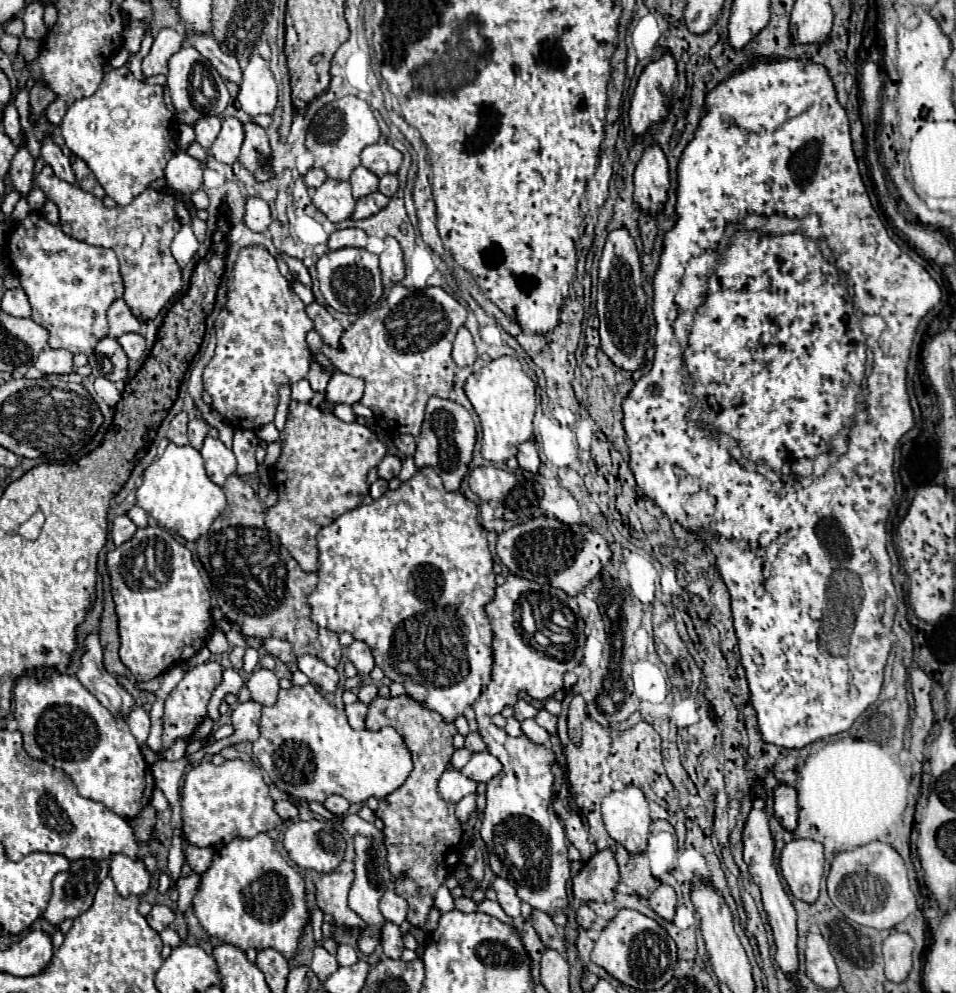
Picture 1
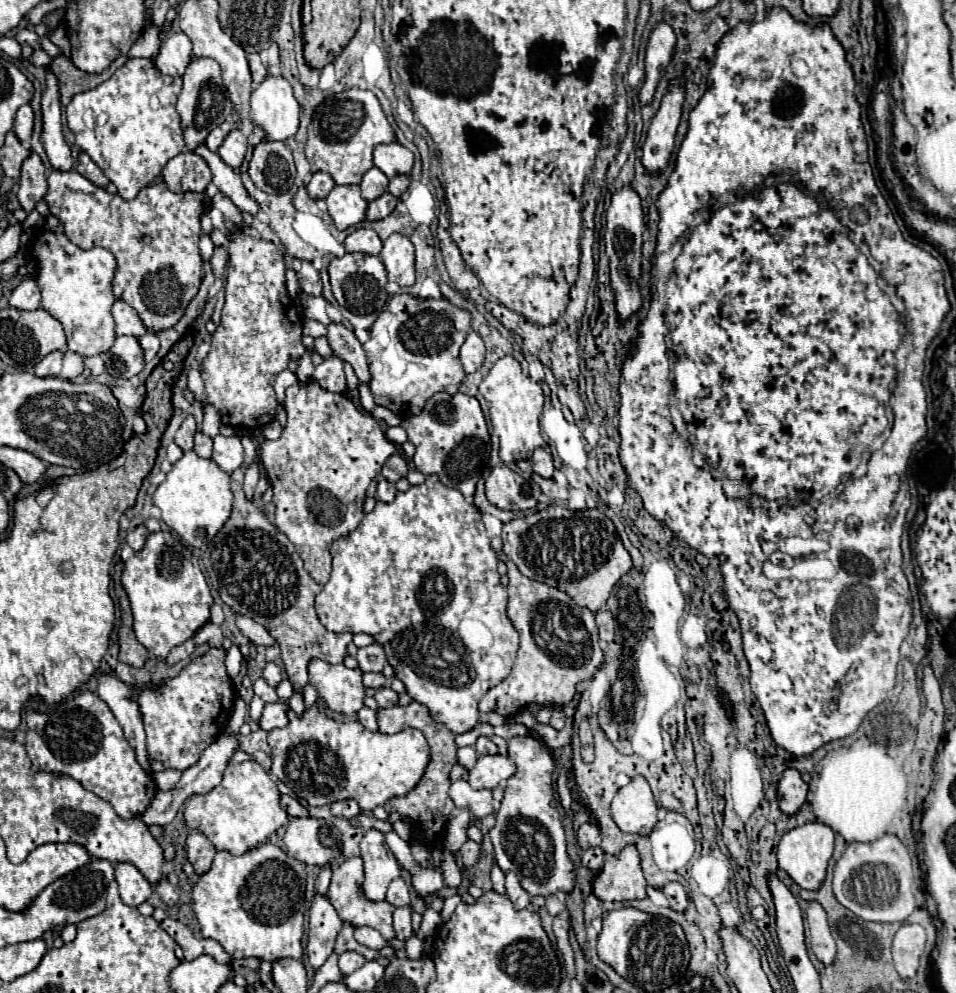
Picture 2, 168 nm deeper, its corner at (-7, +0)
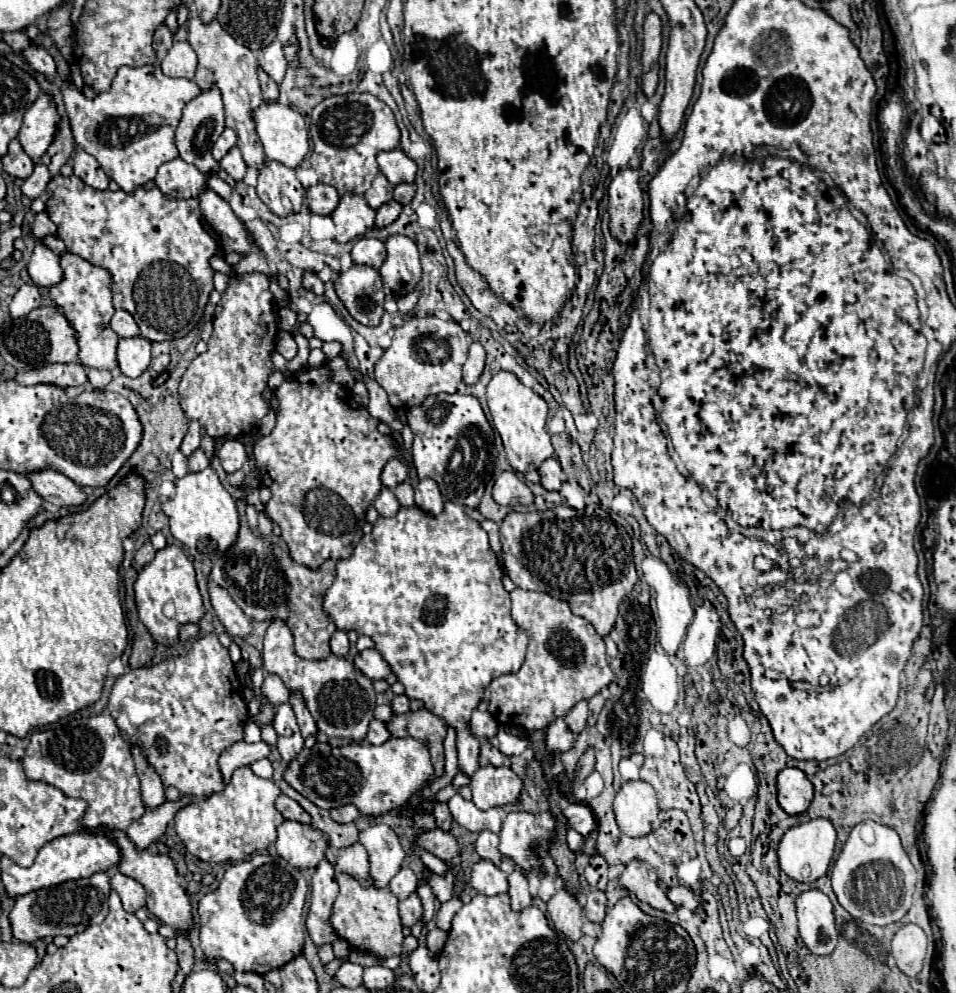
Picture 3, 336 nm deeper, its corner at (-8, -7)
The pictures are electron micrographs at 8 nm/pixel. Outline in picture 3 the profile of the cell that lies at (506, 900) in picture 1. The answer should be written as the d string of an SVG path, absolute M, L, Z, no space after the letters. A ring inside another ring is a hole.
M519 870L509 874L509 898L511 898L511 908L515 912L519 912L521 908L531 904L531 894L529 894L527 878Z

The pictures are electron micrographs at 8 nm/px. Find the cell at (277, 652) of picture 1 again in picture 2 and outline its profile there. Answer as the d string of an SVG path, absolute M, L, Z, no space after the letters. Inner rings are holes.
M234 615L236 617L236 625L240 627L240 631L256 645L264 645L264 647L272 647L276 645L276 639L262 627L258 625L256 621L252 621L250 617L240 617L240 615Z

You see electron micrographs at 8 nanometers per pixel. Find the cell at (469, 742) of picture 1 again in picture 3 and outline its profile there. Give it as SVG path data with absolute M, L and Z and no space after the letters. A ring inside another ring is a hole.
M487 742L487 744L481 746L479 764L481 764L481 766L503 766L503 754Z

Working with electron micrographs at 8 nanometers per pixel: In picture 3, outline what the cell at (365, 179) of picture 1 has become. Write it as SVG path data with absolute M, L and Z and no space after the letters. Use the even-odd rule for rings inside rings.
M379 174L373 180L371 188L363 194L363 198L373 210L377 210L379 206L383 206L385 202L389 202L393 198L393 184L389 184L389 180L383 174Z

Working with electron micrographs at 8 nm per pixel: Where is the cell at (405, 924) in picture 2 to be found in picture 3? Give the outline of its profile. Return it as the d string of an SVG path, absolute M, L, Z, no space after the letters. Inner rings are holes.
M417 892L409 894L405 900L399 902L399 914L401 914L403 926L413 926L421 918L423 906L421 906L421 898Z

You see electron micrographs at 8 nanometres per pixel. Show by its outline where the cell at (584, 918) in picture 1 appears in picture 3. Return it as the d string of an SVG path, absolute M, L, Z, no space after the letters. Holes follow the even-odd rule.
M591 890L587 894L587 902L585 902L585 916L595 922L601 924L601 920L605 918L605 906L607 906L607 898L605 892L601 890Z

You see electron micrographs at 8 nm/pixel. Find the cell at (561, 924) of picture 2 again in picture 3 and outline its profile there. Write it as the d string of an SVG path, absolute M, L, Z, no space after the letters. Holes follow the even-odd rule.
M561 888L547 900L547 912L555 924L555 928L569 940L579 940L583 926L583 906L579 900L567 890Z

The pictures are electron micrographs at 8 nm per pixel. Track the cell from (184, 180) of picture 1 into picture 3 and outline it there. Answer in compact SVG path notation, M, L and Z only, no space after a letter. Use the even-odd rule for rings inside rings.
M181 158L161 164L155 176L155 184L169 198L197 198L205 182L207 176L201 176L193 164L185 164Z

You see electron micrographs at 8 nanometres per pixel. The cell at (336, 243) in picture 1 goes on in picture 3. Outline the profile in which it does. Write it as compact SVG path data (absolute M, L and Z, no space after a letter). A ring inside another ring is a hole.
M361 238L361 240L355 242L351 256L353 256L355 264L363 264L363 266L371 266L371 268L381 268L381 264L387 258L387 252L385 252L385 244L381 240Z

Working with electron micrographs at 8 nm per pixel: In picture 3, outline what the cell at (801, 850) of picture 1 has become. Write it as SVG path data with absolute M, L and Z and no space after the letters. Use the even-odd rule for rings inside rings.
M811 818L803 824L789 828L783 834L783 838L779 842L777 856L779 856L781 870L787 876L791 876L797 882L813 882L827 872L829 862L833 858L833 850L835 850L835 828L833 828L833 824L827 818Z

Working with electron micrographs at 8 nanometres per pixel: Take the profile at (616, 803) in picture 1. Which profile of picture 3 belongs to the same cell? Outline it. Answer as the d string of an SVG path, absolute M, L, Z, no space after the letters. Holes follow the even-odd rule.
M629 780L621 786L613 804L617 824L627 836L647 836L659 822L657 796L651 784L643 780Z

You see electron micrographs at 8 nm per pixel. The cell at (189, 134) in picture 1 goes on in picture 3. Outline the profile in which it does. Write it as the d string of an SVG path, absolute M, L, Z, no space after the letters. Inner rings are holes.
M211 176L209 178L209 182L207 182L207 188L209 190L213 190L213 192L217 192L221 198L229 198L229 194L231 194L231 186L225 182L225 180L221 180L221 178L217 178L217 176Z

